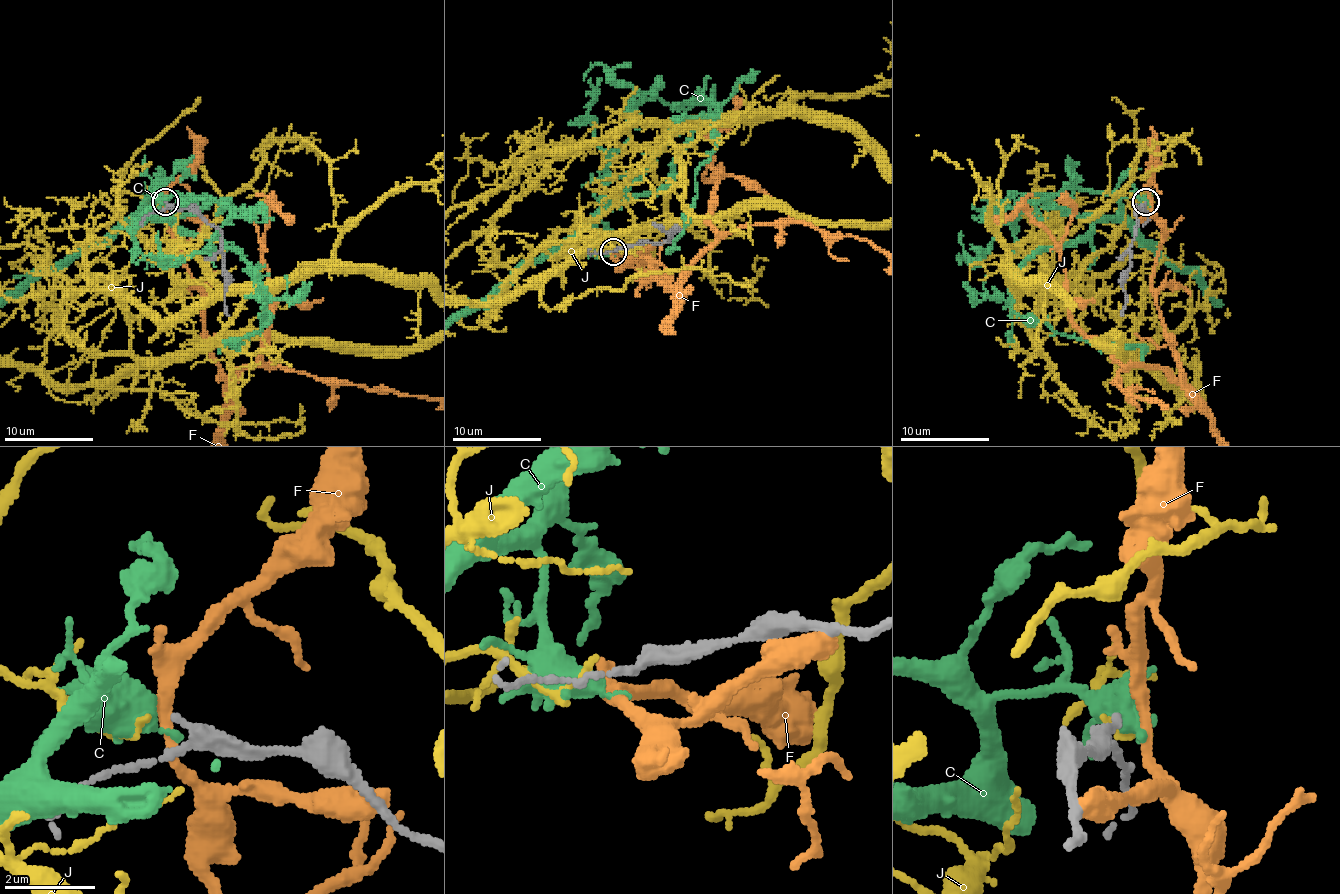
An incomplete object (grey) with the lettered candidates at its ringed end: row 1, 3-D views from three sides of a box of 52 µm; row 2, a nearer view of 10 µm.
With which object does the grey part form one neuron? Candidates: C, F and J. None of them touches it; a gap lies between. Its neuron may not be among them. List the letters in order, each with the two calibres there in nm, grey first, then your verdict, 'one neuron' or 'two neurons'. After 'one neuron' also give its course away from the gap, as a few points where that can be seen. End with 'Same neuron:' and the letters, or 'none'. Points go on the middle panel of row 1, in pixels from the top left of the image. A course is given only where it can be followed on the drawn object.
C: calibres 190 and 650 nm; two neurons
F: calibres 190 and 280 nm; two neurons
J: calibres 190 and 100 nm; two neurons
Same neuron: none

